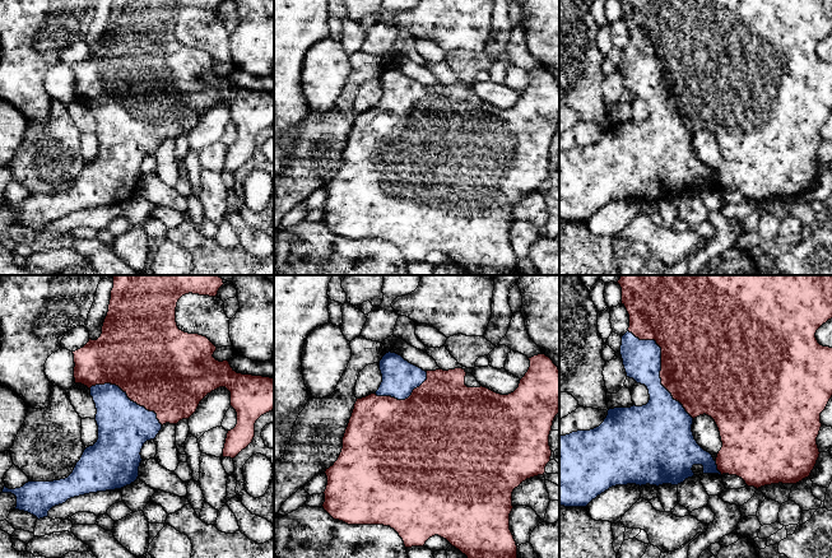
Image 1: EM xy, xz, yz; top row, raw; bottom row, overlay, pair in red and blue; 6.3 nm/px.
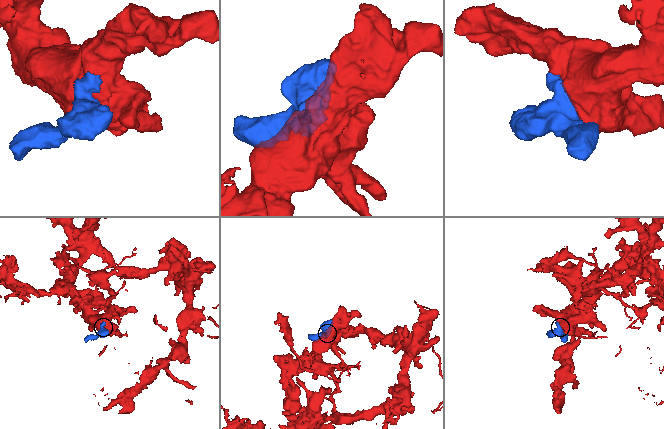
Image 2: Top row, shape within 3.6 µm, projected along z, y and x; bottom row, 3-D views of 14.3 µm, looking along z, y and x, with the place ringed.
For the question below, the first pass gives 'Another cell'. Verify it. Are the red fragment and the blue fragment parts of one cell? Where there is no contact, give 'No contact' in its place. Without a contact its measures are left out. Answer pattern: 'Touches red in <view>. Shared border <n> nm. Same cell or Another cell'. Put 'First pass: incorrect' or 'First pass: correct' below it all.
Touches red in yz. Shared border 700 nm. Same cell
First pass: incorrect

